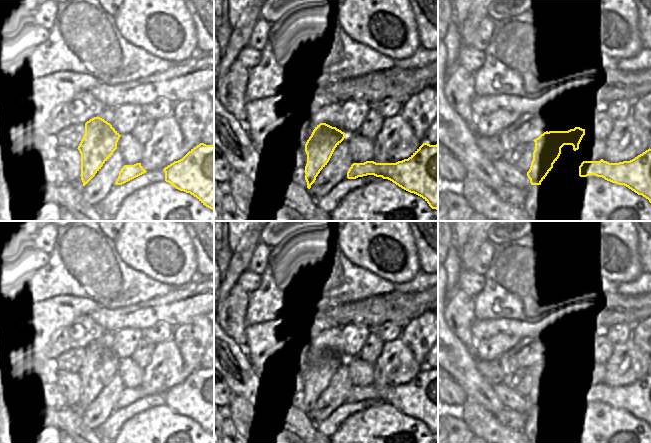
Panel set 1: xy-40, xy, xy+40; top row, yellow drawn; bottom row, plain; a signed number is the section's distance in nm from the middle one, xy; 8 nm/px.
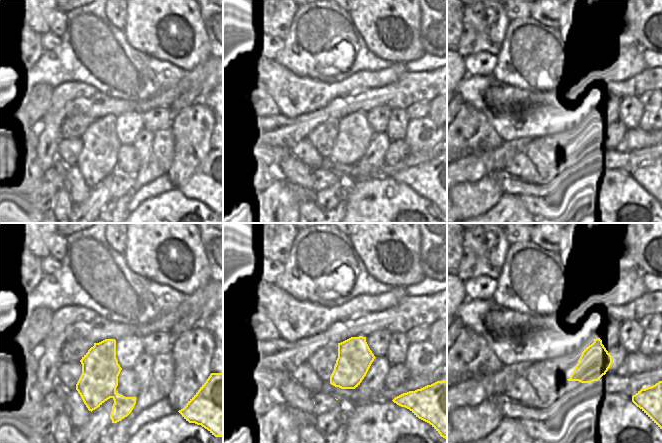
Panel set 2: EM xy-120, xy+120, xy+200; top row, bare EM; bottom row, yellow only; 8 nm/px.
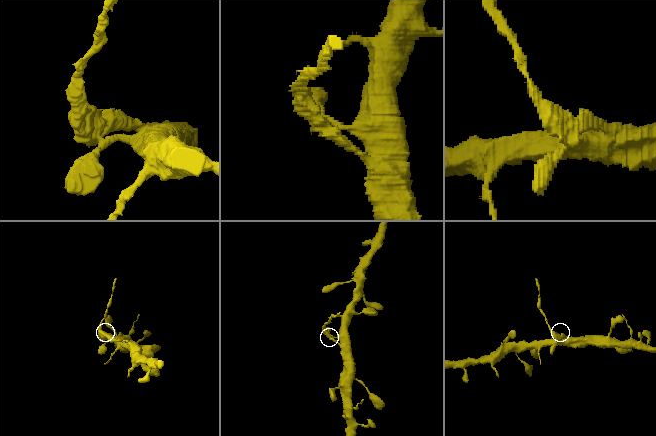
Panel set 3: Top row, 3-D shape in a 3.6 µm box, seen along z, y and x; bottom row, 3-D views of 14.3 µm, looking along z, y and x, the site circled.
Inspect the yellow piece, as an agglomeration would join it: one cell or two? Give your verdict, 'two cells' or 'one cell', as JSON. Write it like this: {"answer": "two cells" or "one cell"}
{"answer": "two cells"}

